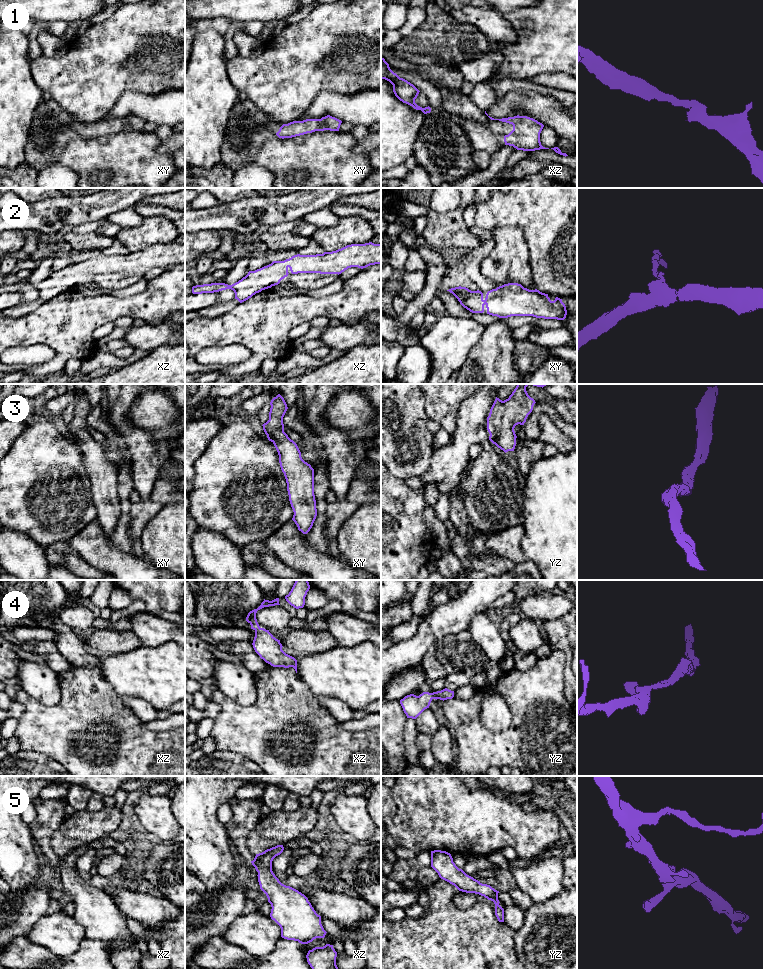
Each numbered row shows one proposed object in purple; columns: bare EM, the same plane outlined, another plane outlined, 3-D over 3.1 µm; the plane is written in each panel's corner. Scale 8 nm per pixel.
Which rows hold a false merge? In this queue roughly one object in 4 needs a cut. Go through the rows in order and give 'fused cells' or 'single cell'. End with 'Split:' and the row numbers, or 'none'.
1: single cell
2: single cell
3: single cell
4: single cell
5: single cell
Split: none

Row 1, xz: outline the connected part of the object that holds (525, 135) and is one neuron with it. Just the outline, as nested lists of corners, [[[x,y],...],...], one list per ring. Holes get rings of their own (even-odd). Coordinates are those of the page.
[[[486,111],[485,114],[491,120],[499,120],[513,125],[513,130],[504,136],[505,145],[513,146],[517,150],[535,151],[540,149],[549,149],[541,145],[540,133],[544,125],[537,120],[527,116],[514,116],[502,119],[490,117]]]

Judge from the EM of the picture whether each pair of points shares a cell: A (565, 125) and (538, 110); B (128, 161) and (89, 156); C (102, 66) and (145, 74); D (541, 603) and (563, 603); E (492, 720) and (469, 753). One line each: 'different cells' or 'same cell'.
A: same cell
B: same cell
C: same cell
D: same cell
E: different cells

